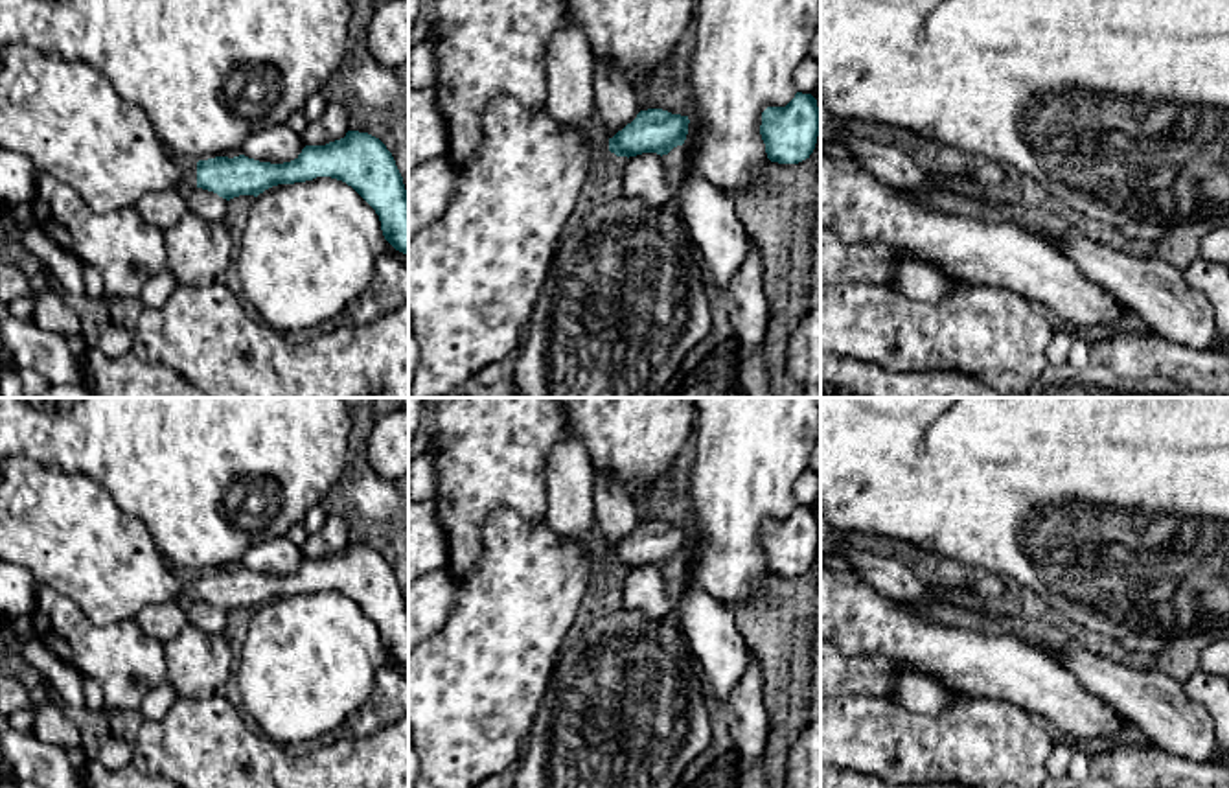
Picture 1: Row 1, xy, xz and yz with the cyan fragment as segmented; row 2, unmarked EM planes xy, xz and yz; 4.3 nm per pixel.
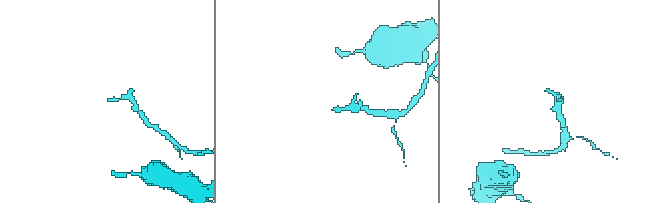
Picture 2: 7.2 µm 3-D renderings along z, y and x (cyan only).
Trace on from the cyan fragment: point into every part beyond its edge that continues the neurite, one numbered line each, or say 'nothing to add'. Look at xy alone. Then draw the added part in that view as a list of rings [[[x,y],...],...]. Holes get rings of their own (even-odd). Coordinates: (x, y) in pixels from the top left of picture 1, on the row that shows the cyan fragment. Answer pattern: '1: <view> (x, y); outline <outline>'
1: xy (65, 116); outline [[[28,44],[2,46],[0,147],[26,155],[37,173],[48,173],[68,184],[98,214],[134,206],[149,191],[197,188],[197,162],[178,164],[156,136],[145,112],[125,101],[101,72],[86,63],[52,57]]]

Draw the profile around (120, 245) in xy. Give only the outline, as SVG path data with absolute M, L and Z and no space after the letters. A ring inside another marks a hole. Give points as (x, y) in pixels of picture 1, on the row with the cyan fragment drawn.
M37 173L31 214L53 243L101 274L107 298L140 296L145 282L167 265L166 230L144 221L134 206L98 214L75 190L48 173Z

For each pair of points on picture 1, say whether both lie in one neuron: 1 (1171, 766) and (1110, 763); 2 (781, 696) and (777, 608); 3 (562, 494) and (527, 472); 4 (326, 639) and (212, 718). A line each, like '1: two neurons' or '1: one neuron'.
1: one neuron
2: one neuron
3: two neurons
4: two neurons

